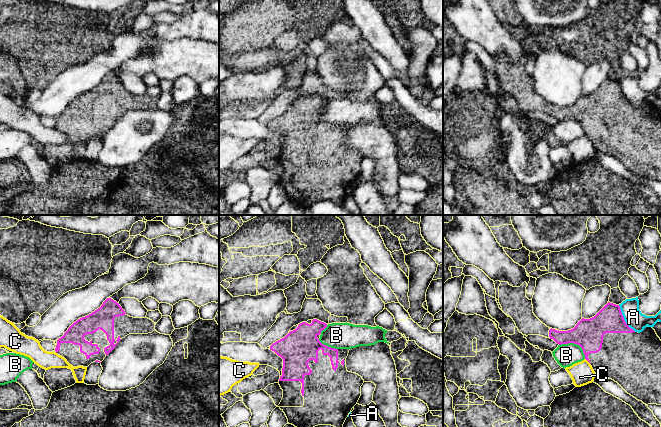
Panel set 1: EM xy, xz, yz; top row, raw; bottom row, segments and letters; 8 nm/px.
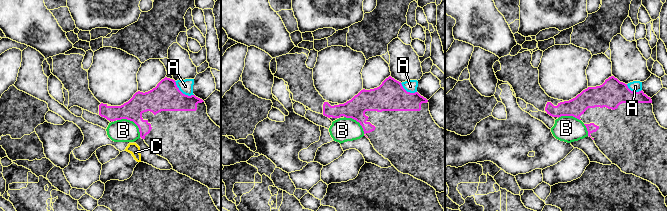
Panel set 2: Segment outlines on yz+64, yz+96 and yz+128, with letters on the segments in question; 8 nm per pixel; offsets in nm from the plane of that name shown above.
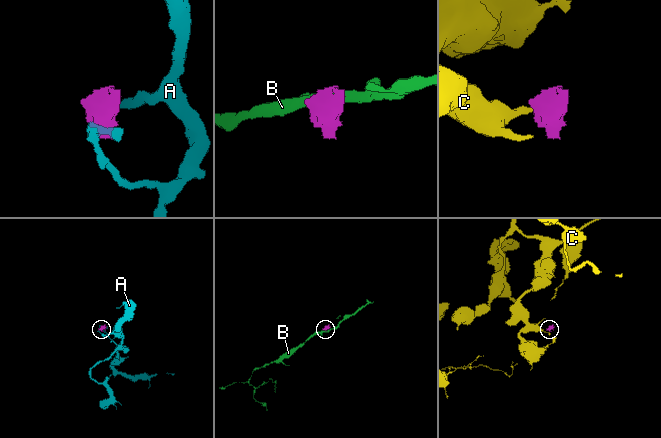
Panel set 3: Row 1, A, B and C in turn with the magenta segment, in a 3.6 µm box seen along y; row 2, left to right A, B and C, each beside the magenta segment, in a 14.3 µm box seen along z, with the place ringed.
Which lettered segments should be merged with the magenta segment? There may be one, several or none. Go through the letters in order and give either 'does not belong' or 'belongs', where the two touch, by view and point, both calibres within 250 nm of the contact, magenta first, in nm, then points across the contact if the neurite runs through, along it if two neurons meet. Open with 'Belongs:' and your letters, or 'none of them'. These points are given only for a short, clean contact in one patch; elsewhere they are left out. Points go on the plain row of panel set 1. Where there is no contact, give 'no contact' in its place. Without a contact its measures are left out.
Belongs: none of them
A: does not belong; meets magenta in yz at (623, 95); 220 nm thick on the magenta side, 150 nm on the other
B: does not belong; meets magenta in yz at (575, 119); 240 nm thick on the magenta side, 180 nm on the other
C: does not belong; meets magenta in yz at (587, 136); 240 nm thick on the magenta side, 190 nm on the other; border along yz (585, 134), (589, 139)

